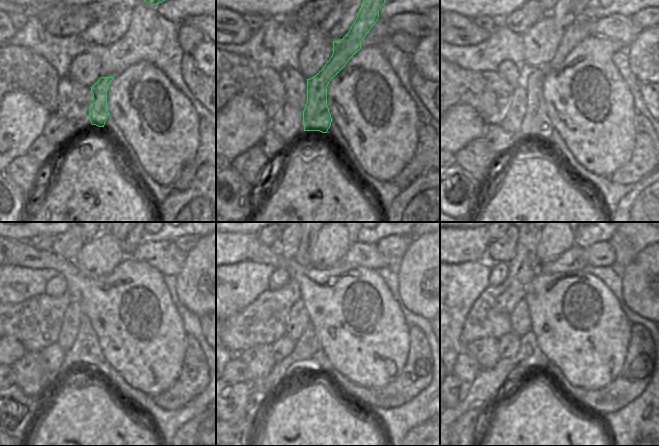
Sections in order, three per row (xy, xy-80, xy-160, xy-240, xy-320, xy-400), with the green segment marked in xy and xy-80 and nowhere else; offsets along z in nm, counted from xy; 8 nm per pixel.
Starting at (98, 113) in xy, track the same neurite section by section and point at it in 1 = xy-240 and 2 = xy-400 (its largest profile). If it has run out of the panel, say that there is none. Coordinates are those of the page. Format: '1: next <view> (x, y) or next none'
1: next xy-240 (85, 351)
2: next xy-400 (485, 387)

